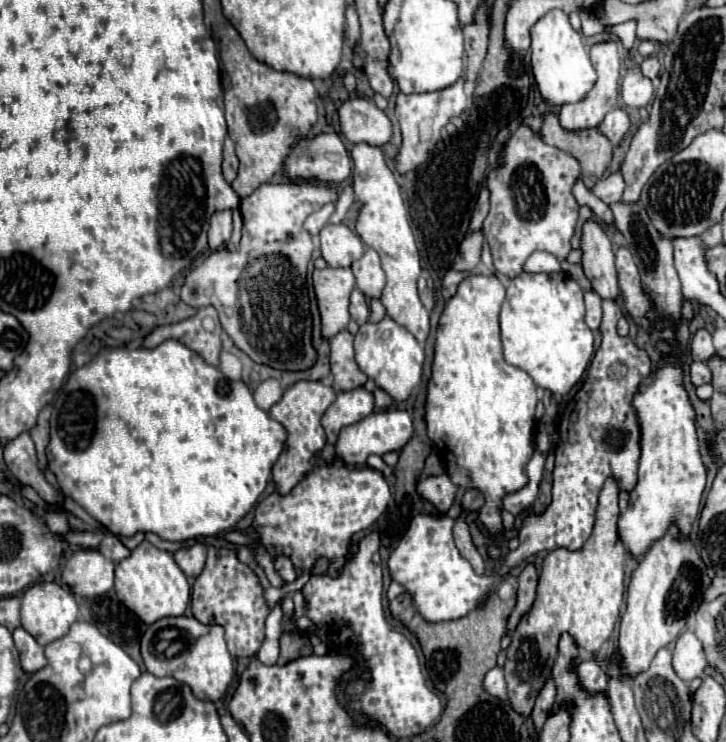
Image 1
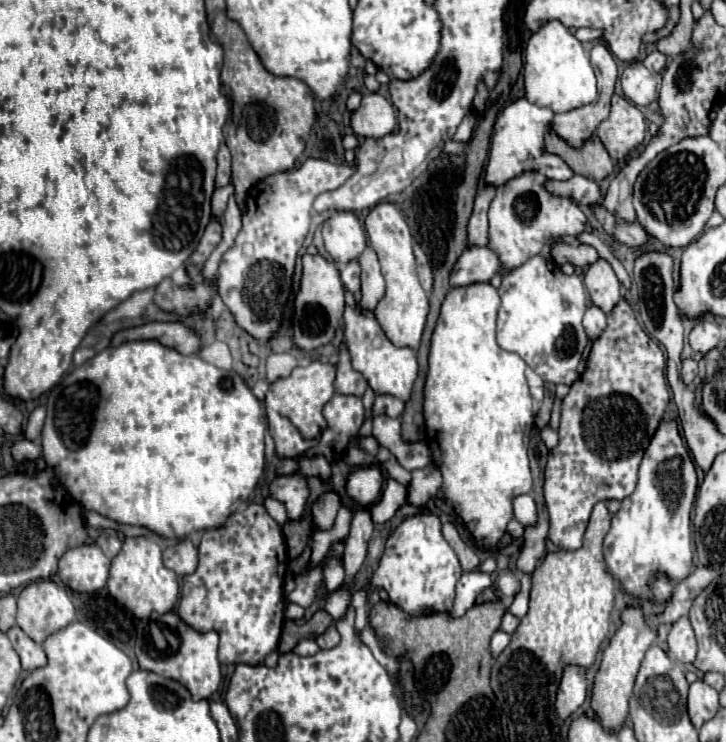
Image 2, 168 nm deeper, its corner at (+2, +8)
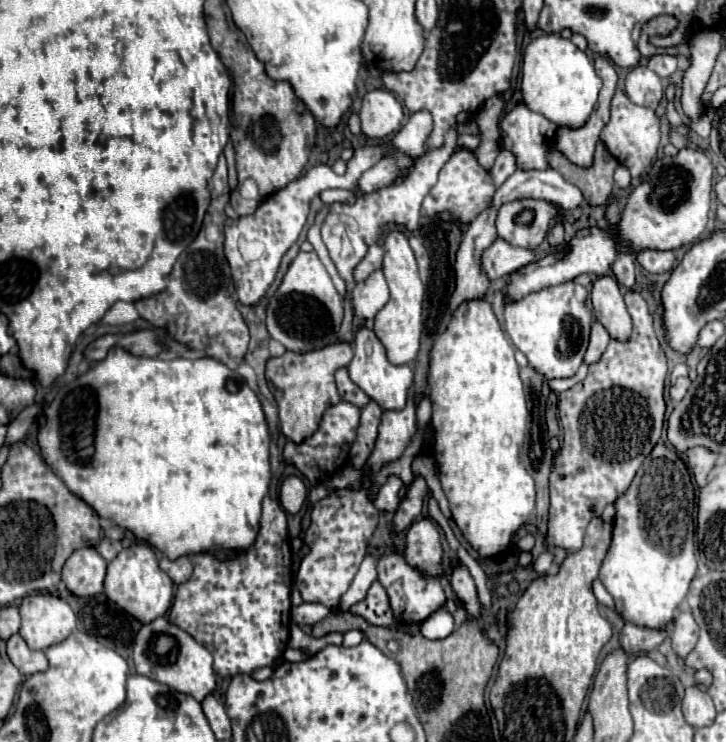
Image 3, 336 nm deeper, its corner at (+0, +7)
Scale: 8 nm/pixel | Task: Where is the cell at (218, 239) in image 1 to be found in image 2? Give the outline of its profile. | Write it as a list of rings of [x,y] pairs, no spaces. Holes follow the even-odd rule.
[[[228,184],[228,186],[224,186],[224,188],[218,188],[216,192],[214,192],[214,198],[212,198],[212,214],[214,216],[222,216],[224,214],[224,208],[226,208],[226,200],[228,200],[228,196],[234,192],[234,186],[232,184]]]

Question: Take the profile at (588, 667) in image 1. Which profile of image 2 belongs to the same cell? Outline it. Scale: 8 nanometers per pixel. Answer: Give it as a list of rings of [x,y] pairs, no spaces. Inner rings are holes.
[[[568,666],[564,670],[558,696],[556,696],[556,714],[560,720],[566,720],[572,712],[576,712],[588,696],[586,672],[576,666]]]

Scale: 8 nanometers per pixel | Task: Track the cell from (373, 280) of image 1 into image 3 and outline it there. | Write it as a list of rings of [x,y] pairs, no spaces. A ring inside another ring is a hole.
[[[376,269],[366,281],[356,283],[352,289],[354,313],[362,319],[374,319],[374,315],[388,303],[388,299],[388,285],[380,269]]]

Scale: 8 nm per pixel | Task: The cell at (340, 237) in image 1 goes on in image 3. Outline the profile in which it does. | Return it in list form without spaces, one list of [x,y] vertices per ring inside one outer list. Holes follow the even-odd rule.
[[[456,129],[448,131],[444,147],[438,147],[436,151],[426,151],[426,155],[416,163],[414,171],[408,175],[408,179],[404,183],[386,187],[384,191],[376,191],[372,195],[366,195],[364,199],[358,199],[354,205],[342,205],[342,203],[332,205],[332,209],[328,211],[328,215],[322,223],[322,241],[328,247],[328,253],[334,261],[340,277],[346,283],[352,283],[352,269],[366,255],[366,249],[380,239],[380,227],[384,223],[394,223],[394,225],[406,227],[410,231],[414,231],[418,227],[422,201],[428,195],[428,191],[436,185],[440,169],[452,157],[456,137],[458,137]]]

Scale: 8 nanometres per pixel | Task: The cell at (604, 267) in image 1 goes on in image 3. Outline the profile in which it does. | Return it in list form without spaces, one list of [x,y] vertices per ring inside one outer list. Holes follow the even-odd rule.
[[[612,275],[596,277],[590,299],[596,319],[608,329],[608,333],[620,341],[628,339],[632,331],[632,319],[626,311],[618,281]]]

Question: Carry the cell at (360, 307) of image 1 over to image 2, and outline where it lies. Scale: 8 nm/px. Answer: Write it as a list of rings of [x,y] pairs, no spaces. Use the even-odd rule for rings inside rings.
[[[358,260],[348,262],[348,264],[342,268],[340,274],[342,274],[344,286],[346,286],[352,294],[358,294],[358,292],[360,292],[360,266],[358,266]]]

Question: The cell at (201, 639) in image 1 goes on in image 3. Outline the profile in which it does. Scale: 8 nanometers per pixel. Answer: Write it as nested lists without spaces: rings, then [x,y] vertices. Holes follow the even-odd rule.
[[[158,617],[150,625],[142,627],[136,635],[134,643],[134,665],[140,675],[176,687],[180,693],[192,695],[196,701],[202,701],[216,689],[216,673],[212,669],[212,653],[196,643],[192,635],[188,635],[178,625],[166,623],[164,617]]]

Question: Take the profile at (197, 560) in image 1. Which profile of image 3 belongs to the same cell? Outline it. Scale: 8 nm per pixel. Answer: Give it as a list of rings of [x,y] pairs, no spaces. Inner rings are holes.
[[[162,557],[160,559],[160,569],[166,571],[176,585],[188,581],[190,575],[192,575],[192,563],[190,563],[188,557],[180,557],[176,561],[170,561],[168,557]]]

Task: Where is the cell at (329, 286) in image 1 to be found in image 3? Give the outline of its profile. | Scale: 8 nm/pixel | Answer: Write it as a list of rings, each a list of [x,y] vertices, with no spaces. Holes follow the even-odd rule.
[[[300,251],[292,261],[288,273],[284,275],[282,285],[268,303],[266,327],[270,337],[280,341],[288,351],[306,353],[336,343],[336,333],[340,331],[342,323],[342,311],[342,297],[332,285],[332,279],[318,255],[314,251]]]

